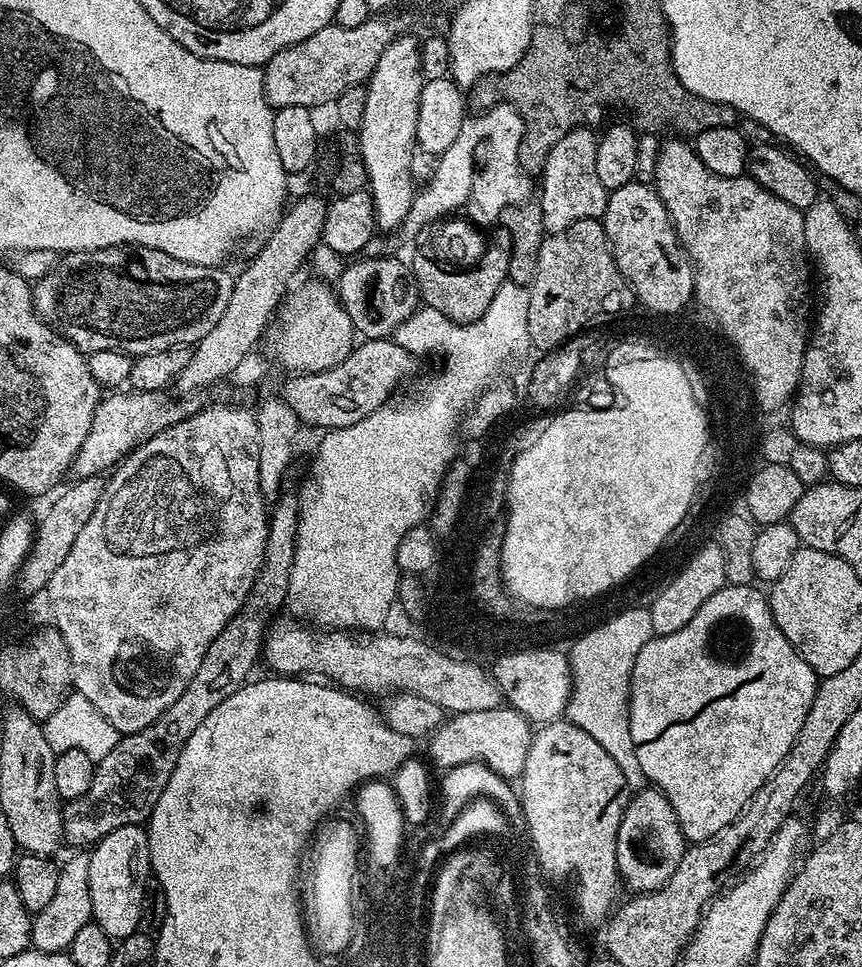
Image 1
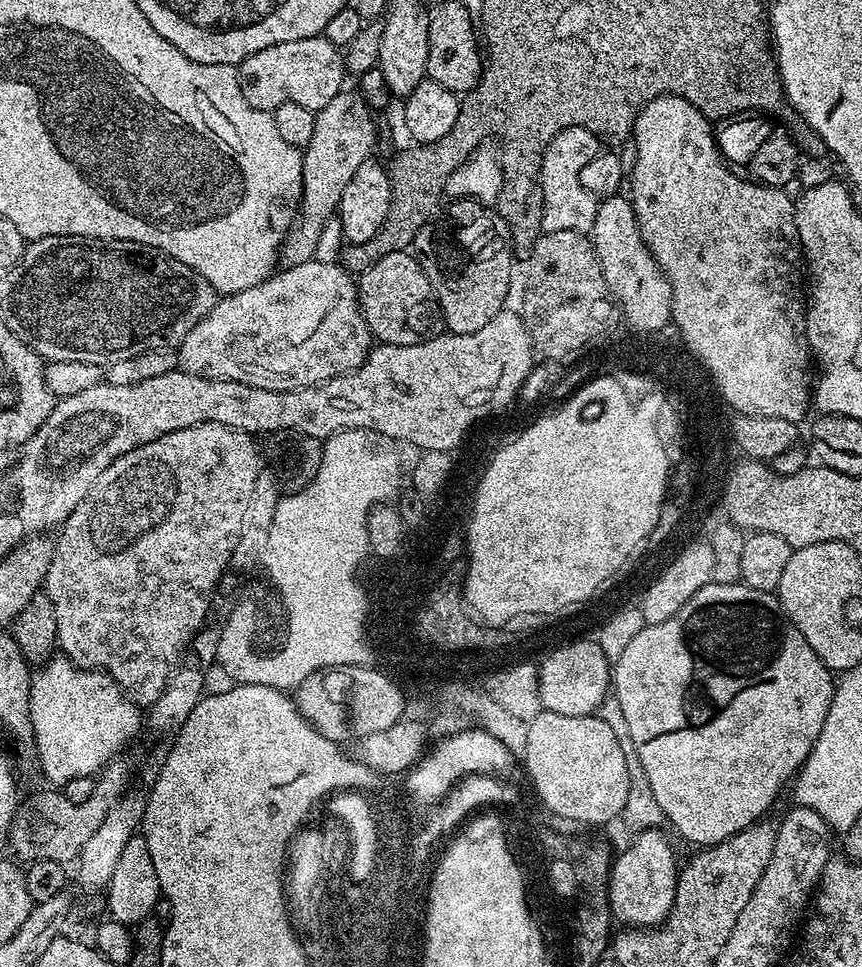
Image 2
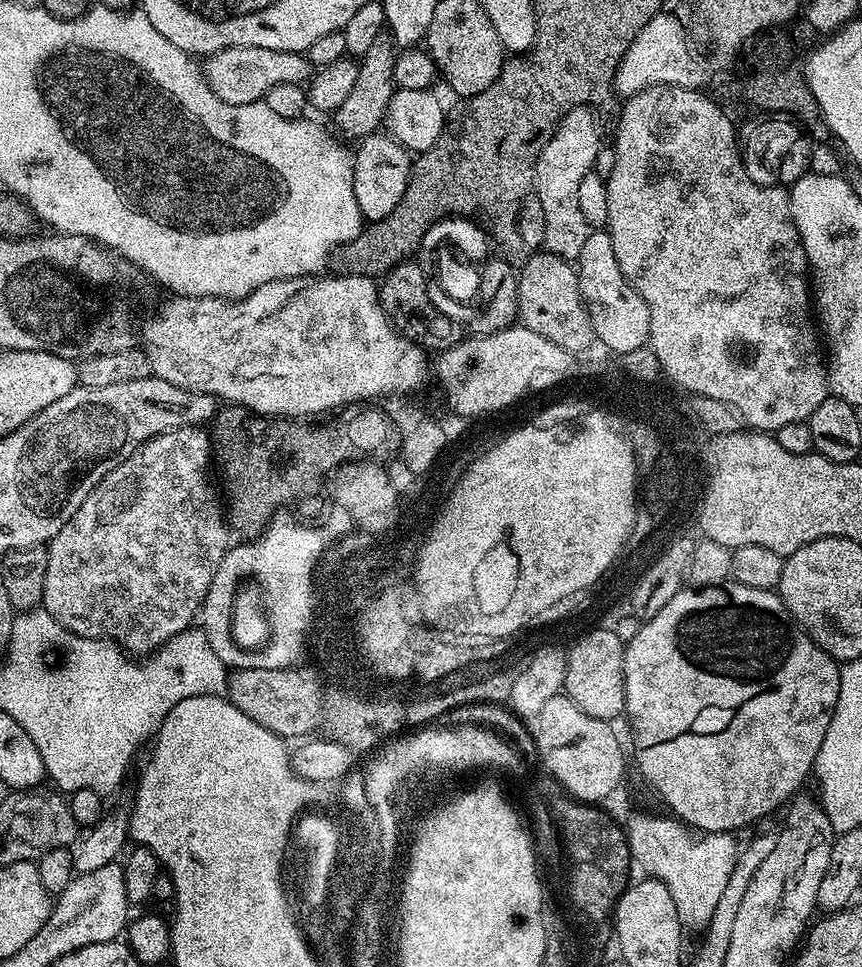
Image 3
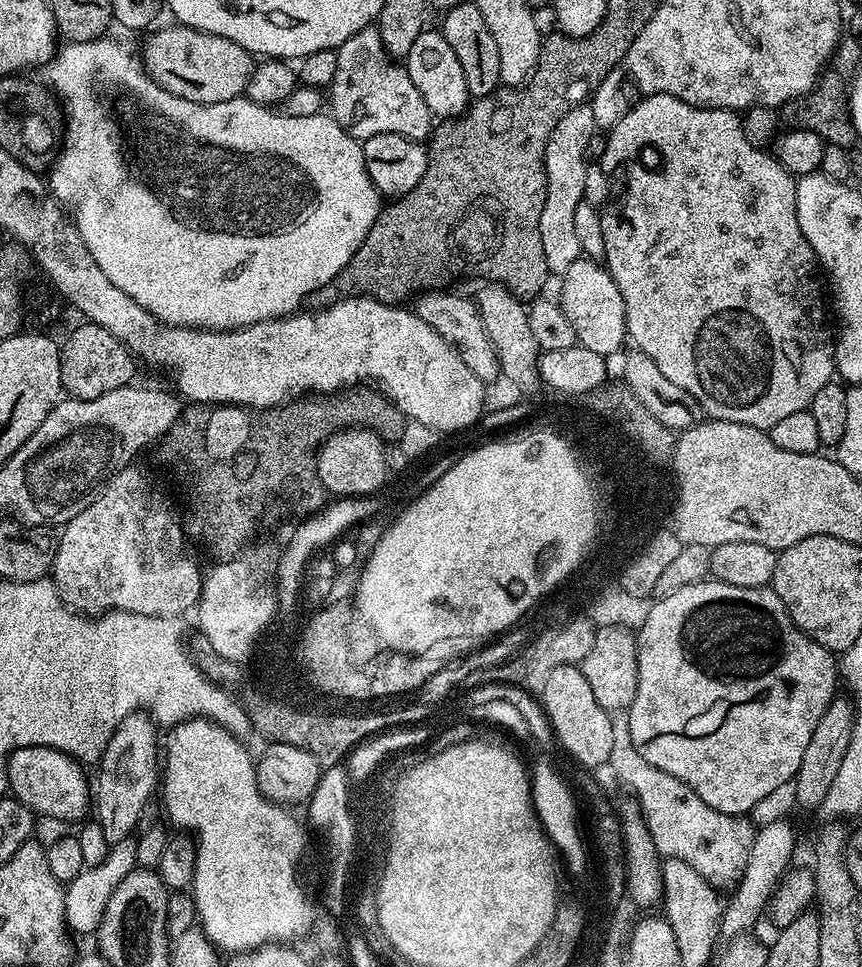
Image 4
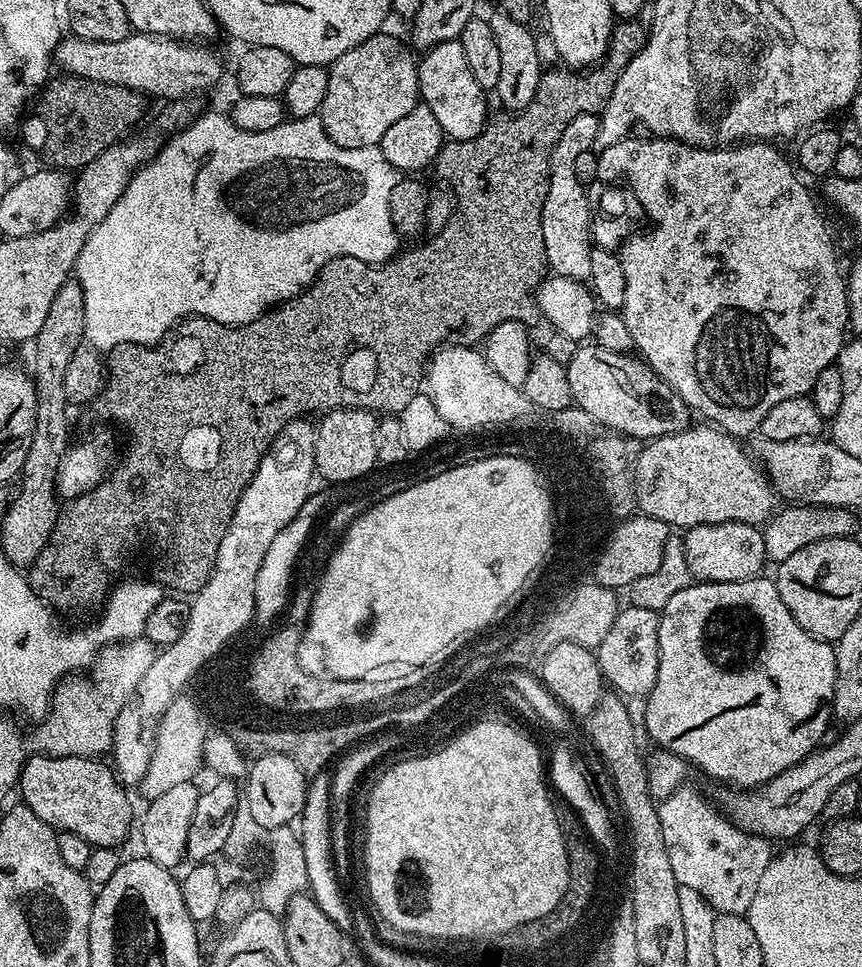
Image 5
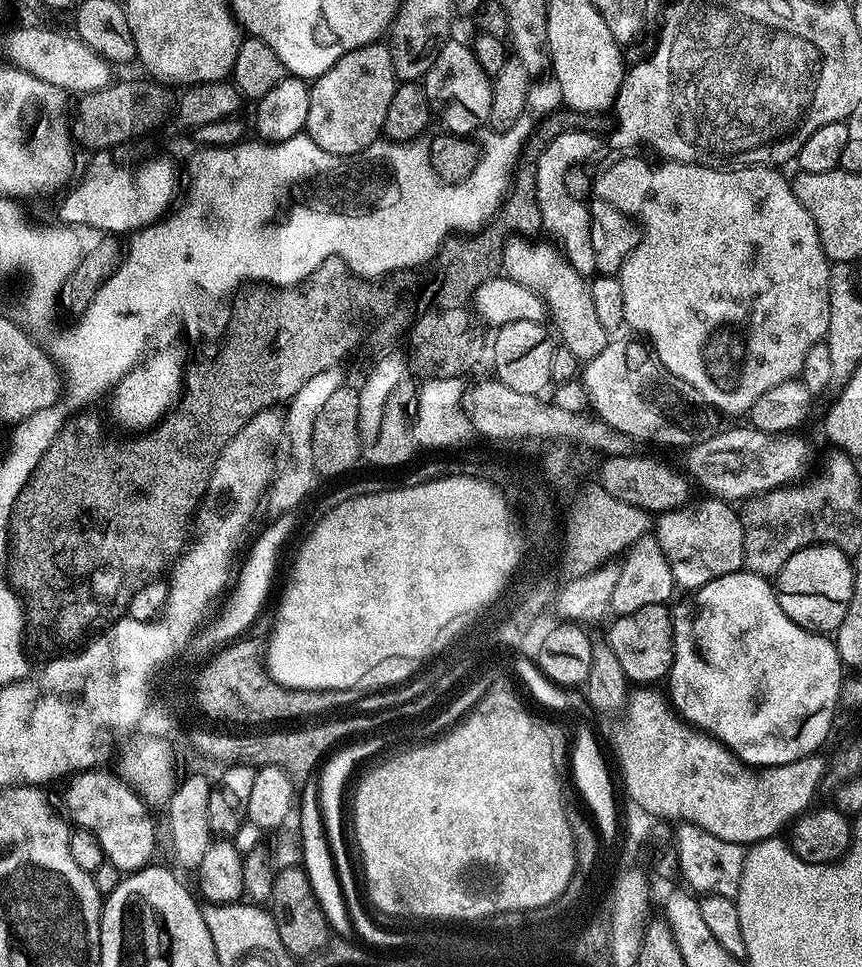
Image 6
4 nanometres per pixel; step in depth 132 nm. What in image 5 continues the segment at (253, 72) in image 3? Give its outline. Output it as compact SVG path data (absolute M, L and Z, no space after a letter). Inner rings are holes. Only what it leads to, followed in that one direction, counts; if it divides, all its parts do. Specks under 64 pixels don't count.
M133 34L122 42L94 42L69 35L56 45L54 60L69 76L129 88L145 97L161 96L164 102L195 97L212 88L224 72L224 64L214 49L204 42L174 40L171 36Z

